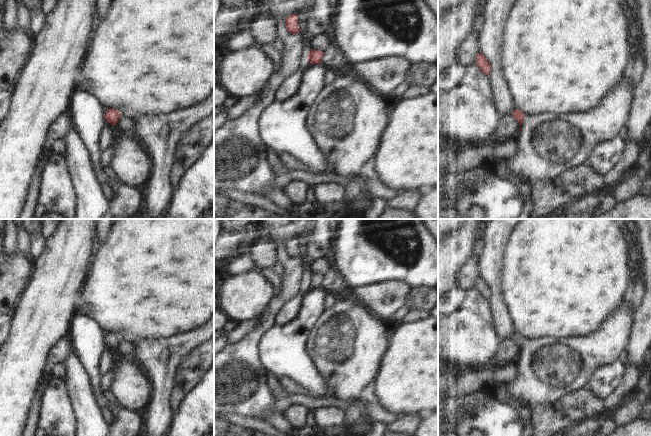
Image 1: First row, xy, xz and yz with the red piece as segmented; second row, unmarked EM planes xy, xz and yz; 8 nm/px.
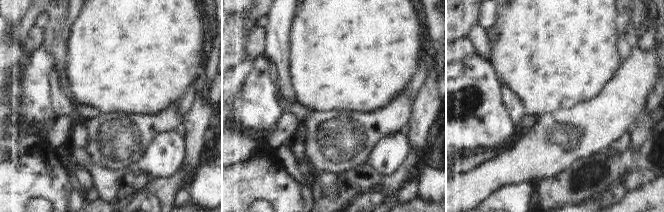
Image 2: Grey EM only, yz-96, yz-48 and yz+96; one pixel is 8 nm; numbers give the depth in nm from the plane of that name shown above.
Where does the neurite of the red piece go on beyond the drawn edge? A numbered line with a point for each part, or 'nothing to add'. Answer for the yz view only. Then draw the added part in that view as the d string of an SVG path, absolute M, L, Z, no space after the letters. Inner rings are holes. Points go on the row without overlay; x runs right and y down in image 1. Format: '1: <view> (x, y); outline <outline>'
1: yz (547, 369); outline M627 298L597 331L587 336L566 339L553 337L525 339L520 350L521 355L515 363L517 375L513 381L494 387L495 399L505 404L518 401L534 408L539 405L553 405L566 394L586 387L598 368L619 361L619 356L627 348L635 313Z

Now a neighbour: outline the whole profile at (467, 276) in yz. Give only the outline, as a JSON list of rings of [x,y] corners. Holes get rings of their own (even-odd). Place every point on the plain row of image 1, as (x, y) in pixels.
[[[471,255],[458,273],[456,287],[468,291],[475,287],[479,276],[479,256]]]

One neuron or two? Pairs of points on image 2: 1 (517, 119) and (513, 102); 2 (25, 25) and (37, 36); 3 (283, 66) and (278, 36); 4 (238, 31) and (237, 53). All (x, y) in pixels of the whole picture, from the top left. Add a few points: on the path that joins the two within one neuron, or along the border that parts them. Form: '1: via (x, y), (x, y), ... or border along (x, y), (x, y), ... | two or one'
1: via (516, 115), (513, 106) | one
2: border along (34, 25), (23, 44) | two
3: via (282, 59), (278, 50), (278, 43) | one
4: via (237, 36), (237, 48) | one

